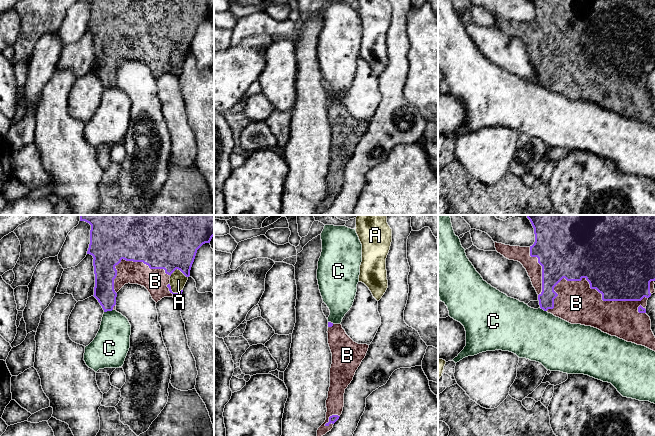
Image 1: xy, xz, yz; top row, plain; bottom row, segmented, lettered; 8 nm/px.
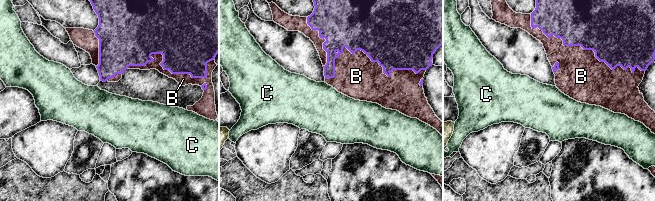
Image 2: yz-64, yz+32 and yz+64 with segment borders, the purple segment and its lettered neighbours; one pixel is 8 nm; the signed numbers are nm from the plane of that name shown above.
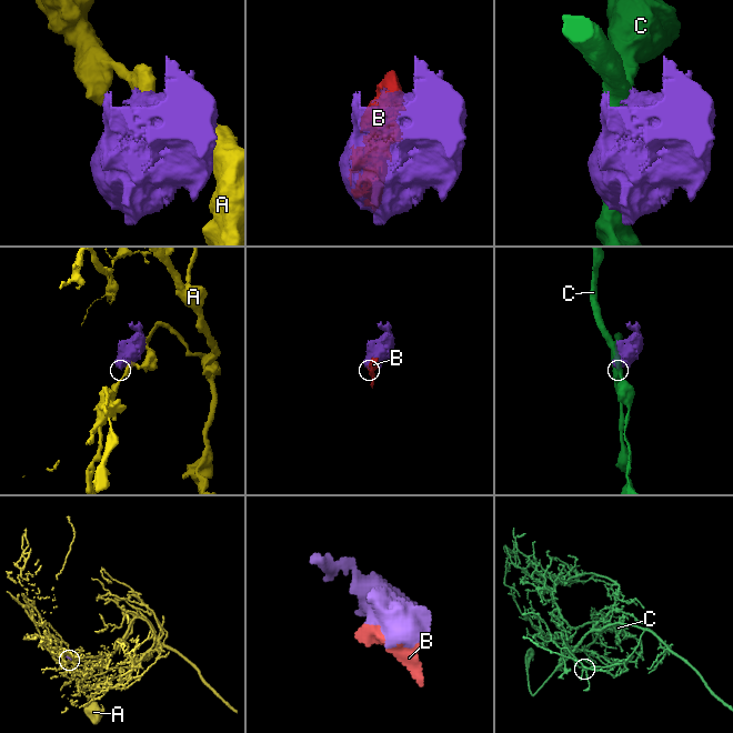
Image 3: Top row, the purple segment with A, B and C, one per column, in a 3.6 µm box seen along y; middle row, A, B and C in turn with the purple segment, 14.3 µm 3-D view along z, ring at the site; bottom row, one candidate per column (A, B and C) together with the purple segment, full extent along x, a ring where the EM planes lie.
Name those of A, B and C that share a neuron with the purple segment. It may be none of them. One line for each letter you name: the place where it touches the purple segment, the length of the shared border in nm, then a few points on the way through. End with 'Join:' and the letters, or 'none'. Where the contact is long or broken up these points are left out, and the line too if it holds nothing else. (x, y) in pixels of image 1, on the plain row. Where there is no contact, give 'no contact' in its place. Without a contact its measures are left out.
B: yz (590, 60) | 800 nm
Join: B

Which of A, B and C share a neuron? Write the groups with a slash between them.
A / B / C

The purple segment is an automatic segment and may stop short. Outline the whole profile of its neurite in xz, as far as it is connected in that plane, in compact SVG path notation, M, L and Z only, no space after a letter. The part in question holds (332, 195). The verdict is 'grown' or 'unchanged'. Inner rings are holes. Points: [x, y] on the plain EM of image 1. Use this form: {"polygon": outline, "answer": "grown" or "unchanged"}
{"polygon": "M328 98L328 120L332 129L330 163L326 176L326 196L318 204L317 213L331 207L344 183L345 165L353 156L356 146L365 134L369 121L354 118L341 100Z", "answer": "grown"}

